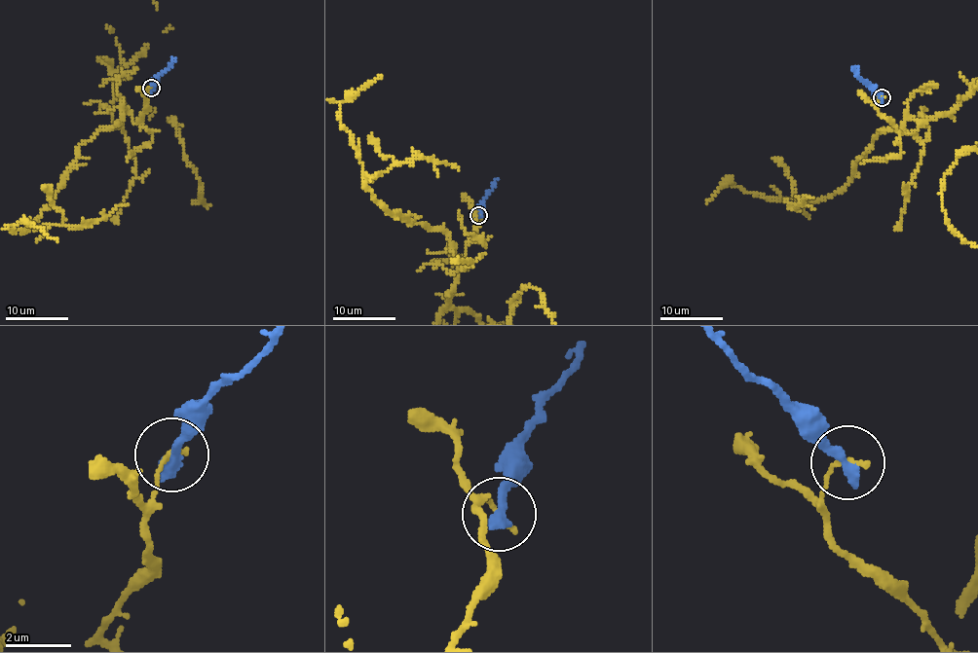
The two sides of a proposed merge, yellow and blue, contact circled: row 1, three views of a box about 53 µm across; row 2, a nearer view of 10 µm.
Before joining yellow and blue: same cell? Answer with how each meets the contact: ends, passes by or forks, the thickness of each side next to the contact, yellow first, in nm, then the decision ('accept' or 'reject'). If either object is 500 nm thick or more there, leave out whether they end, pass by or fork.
yellow ends; blue ends; calibres 130 and 460 nm; reject

